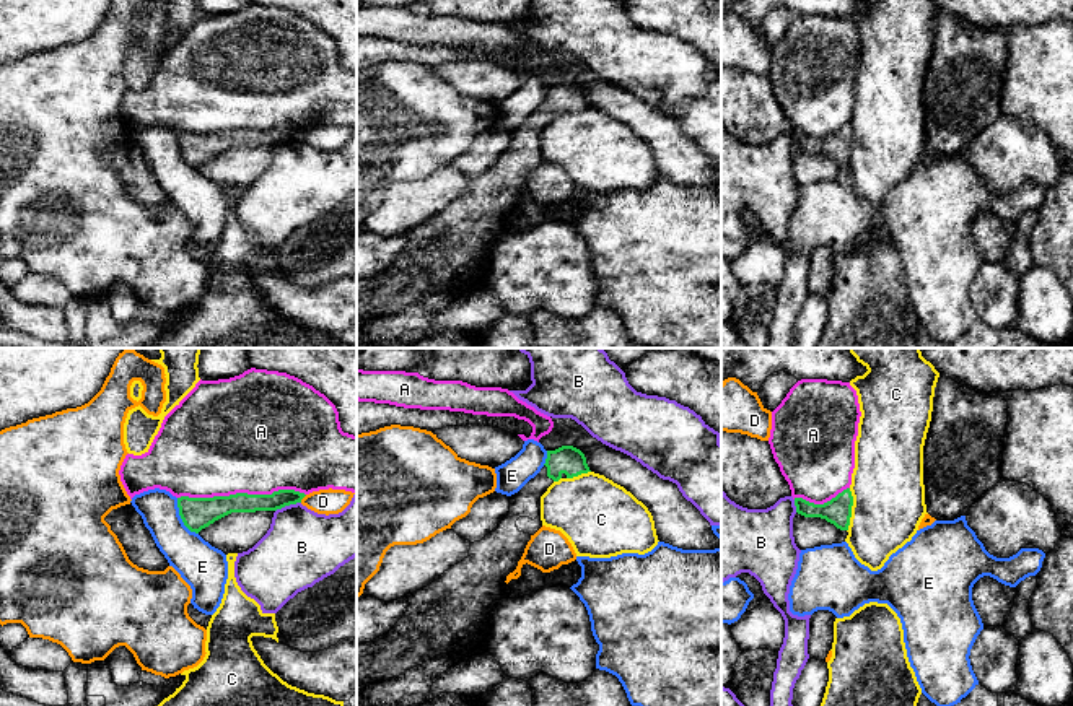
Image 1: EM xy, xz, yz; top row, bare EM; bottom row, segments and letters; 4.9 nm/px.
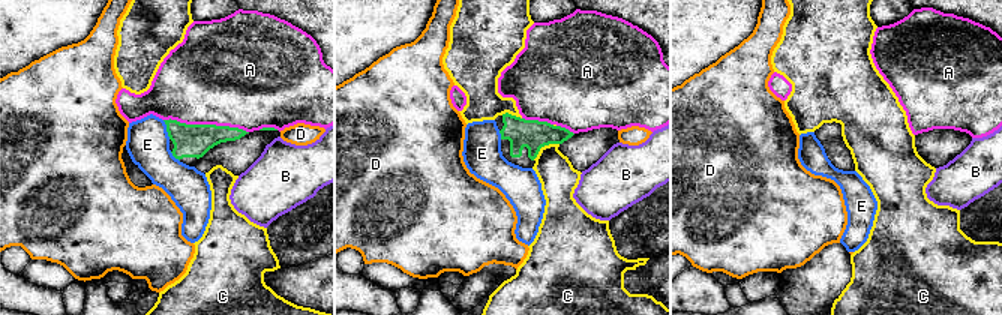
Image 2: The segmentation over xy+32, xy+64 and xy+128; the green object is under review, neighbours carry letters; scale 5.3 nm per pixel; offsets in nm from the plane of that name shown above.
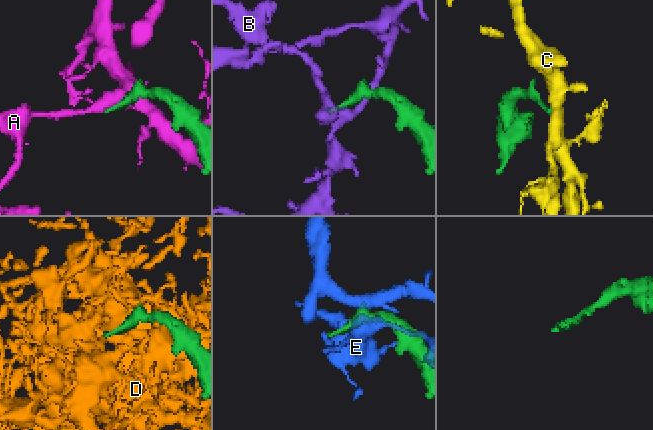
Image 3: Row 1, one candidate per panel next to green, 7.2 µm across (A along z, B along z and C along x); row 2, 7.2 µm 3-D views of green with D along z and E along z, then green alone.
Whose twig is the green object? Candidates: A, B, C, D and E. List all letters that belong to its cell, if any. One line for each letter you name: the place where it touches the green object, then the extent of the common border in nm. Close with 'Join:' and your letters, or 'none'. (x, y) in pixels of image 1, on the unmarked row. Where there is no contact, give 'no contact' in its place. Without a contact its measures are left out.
Join: none

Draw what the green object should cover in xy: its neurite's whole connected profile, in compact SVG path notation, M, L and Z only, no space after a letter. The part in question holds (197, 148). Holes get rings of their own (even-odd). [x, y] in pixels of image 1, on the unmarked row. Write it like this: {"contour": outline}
{"contour": "M278 125L272 130L236 129L213 133L177 133L179 151L184 161L199 169L215 156L231 148L277 146L290 140L301 138L304 129L295 125Z"}

